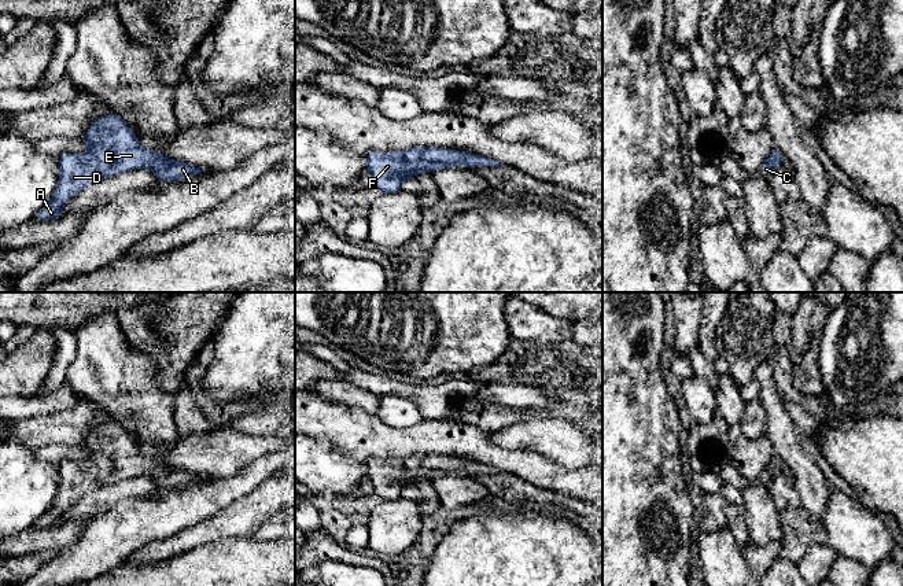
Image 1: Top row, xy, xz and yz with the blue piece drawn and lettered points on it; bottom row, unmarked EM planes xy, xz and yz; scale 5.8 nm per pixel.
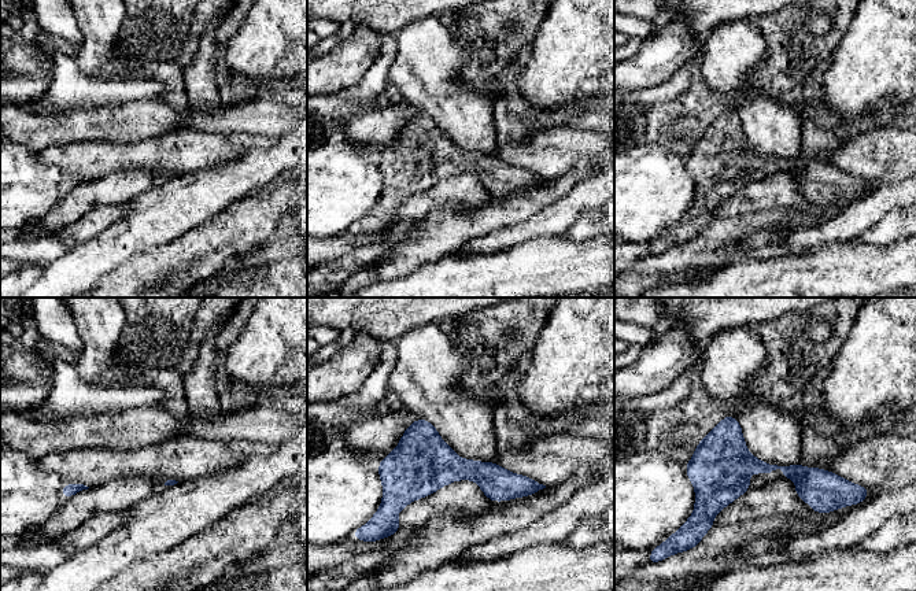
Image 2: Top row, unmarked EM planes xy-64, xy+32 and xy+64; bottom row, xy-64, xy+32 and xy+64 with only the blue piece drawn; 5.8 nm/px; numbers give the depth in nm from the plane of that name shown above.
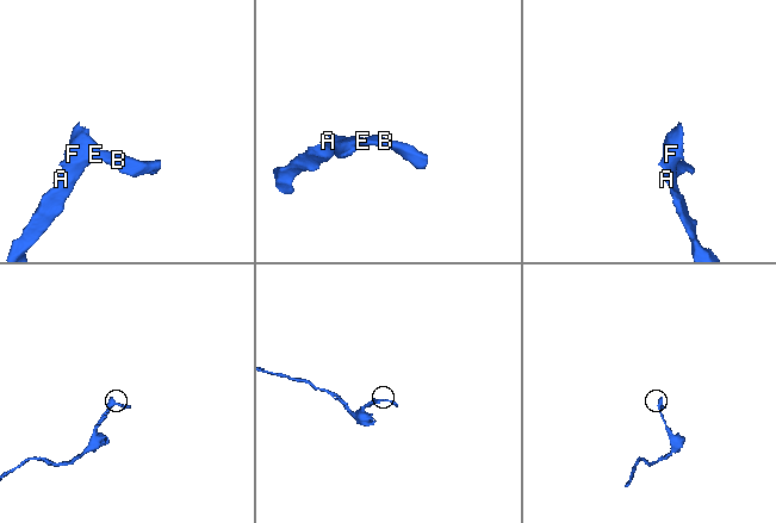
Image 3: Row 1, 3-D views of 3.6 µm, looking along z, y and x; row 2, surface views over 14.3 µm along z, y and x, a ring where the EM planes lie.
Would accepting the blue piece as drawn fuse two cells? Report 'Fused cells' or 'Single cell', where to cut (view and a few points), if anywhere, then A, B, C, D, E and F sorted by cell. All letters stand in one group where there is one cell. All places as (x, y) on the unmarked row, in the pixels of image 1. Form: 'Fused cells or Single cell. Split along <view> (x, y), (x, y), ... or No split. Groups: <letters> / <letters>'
Single cell. No split. Groups: A B C D E F

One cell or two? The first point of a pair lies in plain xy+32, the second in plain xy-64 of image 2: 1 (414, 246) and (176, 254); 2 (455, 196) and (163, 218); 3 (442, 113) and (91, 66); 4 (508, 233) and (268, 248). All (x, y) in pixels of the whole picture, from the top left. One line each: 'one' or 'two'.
1: two
2: two
3: one
4: two

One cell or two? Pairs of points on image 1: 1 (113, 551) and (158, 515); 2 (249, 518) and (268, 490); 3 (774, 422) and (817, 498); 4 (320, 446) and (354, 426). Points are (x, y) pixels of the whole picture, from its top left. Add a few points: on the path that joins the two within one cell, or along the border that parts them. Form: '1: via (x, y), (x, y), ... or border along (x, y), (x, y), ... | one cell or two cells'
1: via (124, 540), (143, 520), (147, 520) | one cell
2: via (253, 511), (266, 497) | one cell
3: via (785, 441), (808, 479) | one cell
4: border along (309, 432), (328, 437), (339, 450), (356, 460) | two cells

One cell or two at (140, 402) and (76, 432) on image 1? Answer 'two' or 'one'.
two

